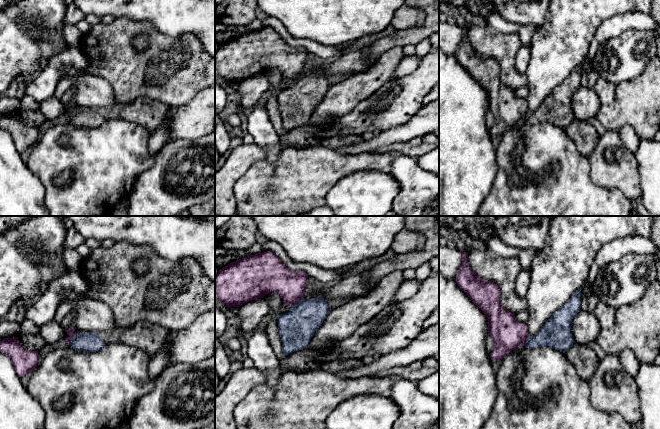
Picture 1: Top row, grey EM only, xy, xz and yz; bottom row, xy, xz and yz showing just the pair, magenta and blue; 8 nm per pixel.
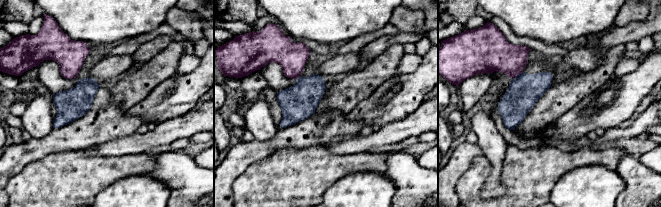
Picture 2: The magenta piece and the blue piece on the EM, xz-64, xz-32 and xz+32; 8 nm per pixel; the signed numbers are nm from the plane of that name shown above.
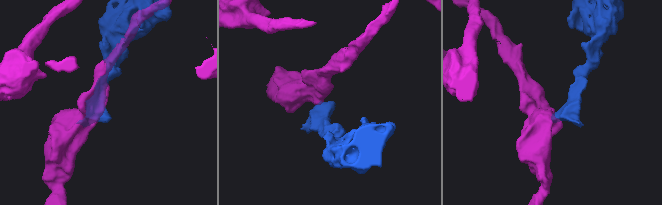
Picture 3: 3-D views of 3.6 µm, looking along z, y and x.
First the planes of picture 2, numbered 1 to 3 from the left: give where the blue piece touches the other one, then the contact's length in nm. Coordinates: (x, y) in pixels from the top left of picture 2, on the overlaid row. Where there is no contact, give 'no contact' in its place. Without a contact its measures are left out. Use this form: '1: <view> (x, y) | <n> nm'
1: no contact
2: xz-32 (297, 77) | 40 nm
3: xz+32 (518, 74) | 90 nm

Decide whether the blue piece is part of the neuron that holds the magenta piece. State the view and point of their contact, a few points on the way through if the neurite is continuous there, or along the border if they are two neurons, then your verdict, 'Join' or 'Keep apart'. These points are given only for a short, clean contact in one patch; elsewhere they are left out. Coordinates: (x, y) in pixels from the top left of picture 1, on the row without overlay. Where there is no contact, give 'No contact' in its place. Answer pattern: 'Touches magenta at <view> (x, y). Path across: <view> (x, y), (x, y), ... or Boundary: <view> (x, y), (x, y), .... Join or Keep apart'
Touches magenta at xz (297, 77). Boundary: xz (302, 73), (292, 81). Keep apart

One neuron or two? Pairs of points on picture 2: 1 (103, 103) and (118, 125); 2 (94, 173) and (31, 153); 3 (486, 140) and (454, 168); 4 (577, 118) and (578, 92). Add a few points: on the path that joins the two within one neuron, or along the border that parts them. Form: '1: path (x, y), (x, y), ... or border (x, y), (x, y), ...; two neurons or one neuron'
1: path (103, 108), (113, 120); one neuron
2: border (66, 151), (50, 153), (27, 163), (22, 168); two neurons
3: border (476, 143), (482, 149), (484, 155); two neurons
4: border (597, 89), (584, 96), (559, 117); two neurons

